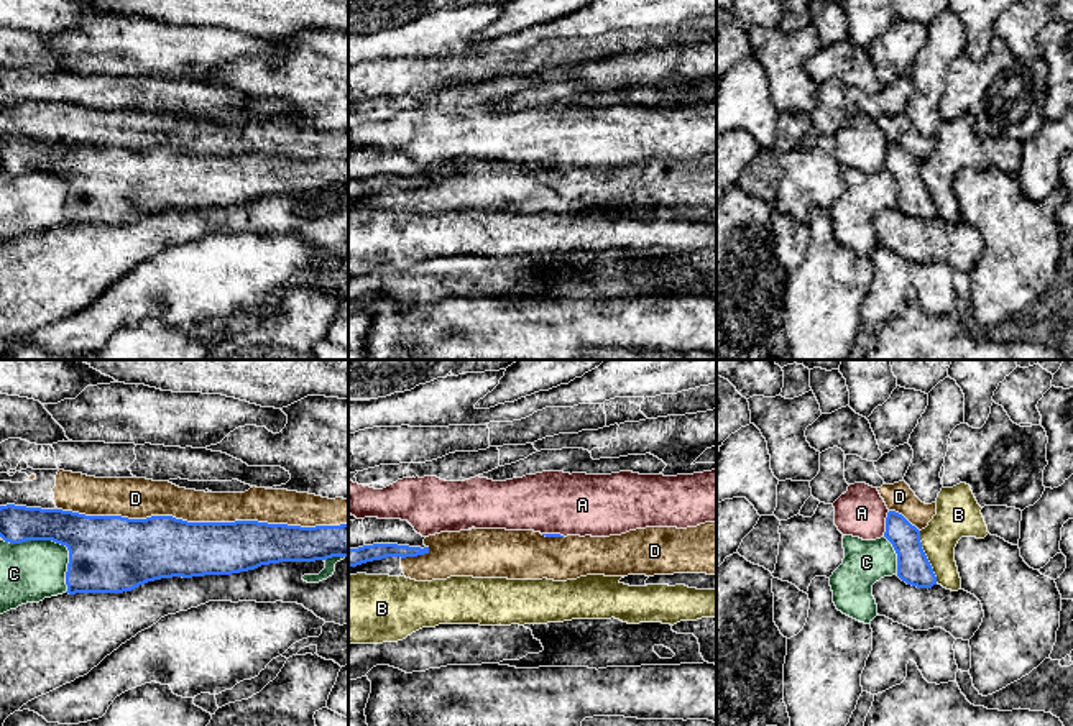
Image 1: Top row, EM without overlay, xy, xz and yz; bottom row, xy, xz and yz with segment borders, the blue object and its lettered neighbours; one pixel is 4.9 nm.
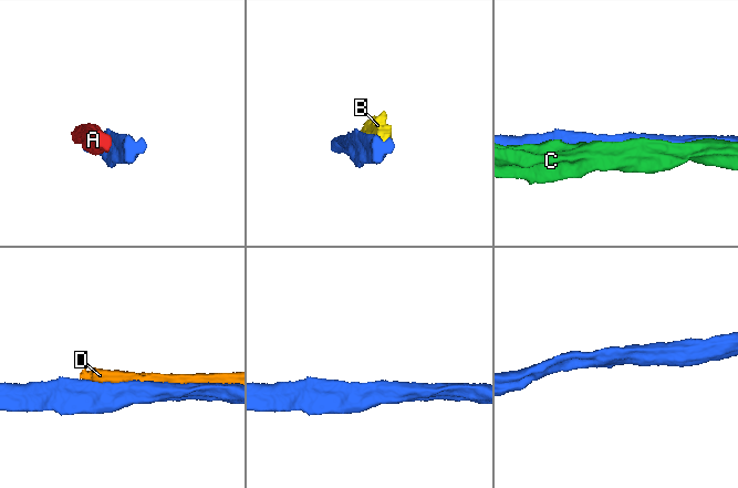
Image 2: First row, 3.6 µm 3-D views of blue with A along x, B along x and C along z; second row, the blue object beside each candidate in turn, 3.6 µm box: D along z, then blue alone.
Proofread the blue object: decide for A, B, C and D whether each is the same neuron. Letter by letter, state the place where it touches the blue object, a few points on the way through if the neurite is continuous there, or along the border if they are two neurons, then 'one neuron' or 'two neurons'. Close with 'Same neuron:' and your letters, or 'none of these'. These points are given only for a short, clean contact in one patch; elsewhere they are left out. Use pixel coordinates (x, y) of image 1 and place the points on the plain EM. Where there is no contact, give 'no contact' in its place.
A: meets blue in yz at (886, 155); two neurons
B: meets blue in yz at (925, 189); two neurons
C: meets blue in xy at (56, 174); two neurons
D: meets blue in xy at (202, 155); two neurons
Same neuron: none of these

